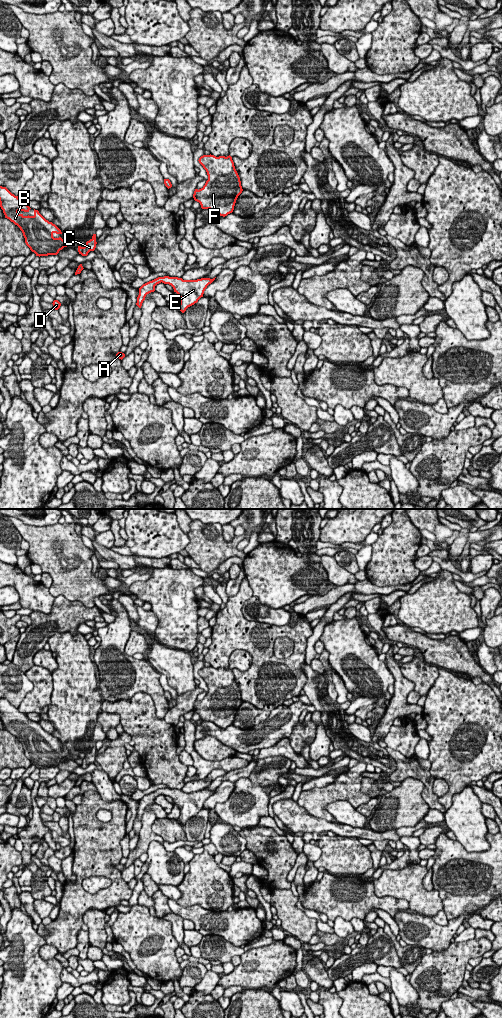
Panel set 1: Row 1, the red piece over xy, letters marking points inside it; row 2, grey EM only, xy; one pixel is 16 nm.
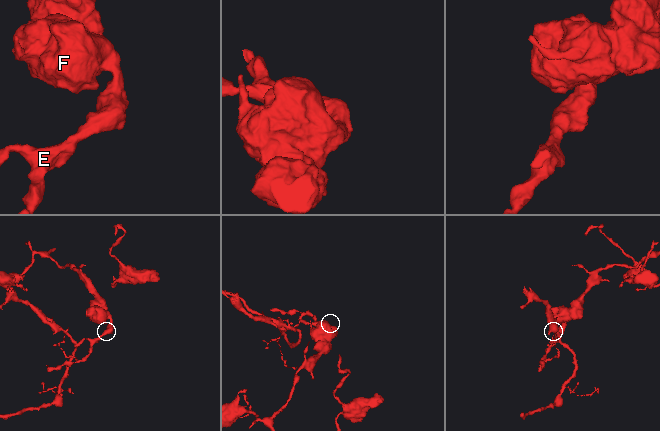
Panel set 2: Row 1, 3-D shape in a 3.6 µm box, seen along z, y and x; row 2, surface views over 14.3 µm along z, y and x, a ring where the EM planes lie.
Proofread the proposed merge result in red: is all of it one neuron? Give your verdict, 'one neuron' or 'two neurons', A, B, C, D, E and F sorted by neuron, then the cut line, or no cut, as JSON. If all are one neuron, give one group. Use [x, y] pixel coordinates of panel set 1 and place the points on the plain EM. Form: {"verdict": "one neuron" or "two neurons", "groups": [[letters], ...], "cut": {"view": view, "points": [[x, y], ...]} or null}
{"verdict": "two neurons", "groups": [["A", "C", "D", "E", "F"], ["B"]], "cut": {"view": "xy", "points": [[82, 759], [80, 765]]}}

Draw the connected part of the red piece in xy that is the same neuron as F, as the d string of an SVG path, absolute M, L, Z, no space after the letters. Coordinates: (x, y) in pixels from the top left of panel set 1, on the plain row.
M210 666L201 668L198 673L206 682L208 692L201 701L195 701L194 712L200 715L202 721L227 728L233 724L236 712L243 703L232 669Z

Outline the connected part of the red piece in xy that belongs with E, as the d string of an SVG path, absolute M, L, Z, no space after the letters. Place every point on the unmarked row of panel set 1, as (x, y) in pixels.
M158 789L152 793L143 796L139 800L139 807L137 809L136 817L141 820L143 813L147 806L155 803L155 798L159 795L169 796L173 799L180 809L179 822L184 825L186 821L203 809L204 803L209 796L211 796L215 790L201 790L197 792L183 792L178 789Z

